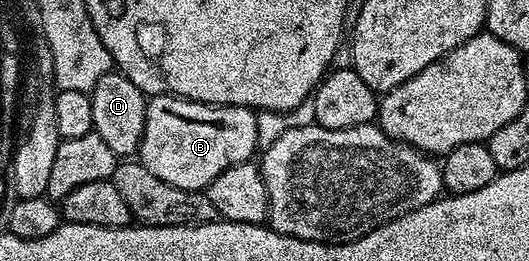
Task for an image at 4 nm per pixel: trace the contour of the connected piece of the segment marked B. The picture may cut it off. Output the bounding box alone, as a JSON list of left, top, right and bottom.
[138,94,257,192]

